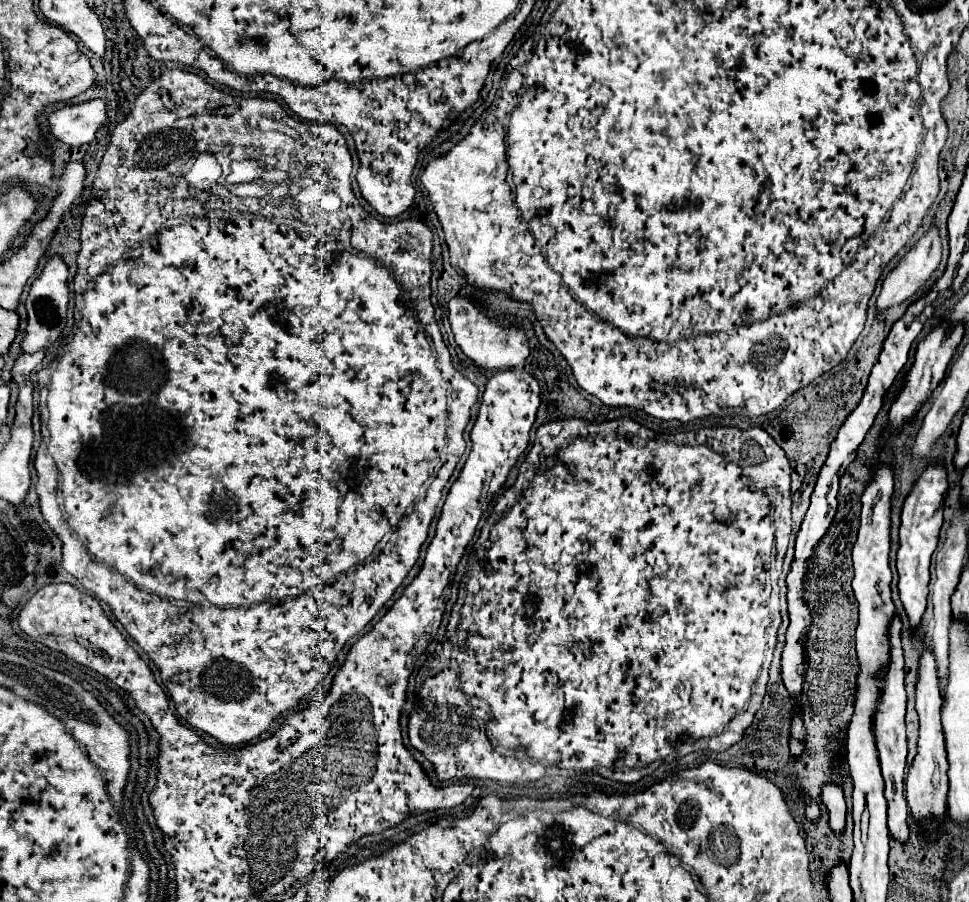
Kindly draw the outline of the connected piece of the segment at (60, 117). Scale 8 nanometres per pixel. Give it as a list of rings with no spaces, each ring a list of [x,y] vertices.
[[[90,100],[54,110],[48,116],[50,132],[68,146],[82,146],[94,140],[96,130],[106,122],[106,100]]]

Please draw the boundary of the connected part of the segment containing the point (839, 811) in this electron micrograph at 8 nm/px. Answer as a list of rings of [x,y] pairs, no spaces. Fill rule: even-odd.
[[[828,784],[826,788],[822,788],[822,802],[828,808],[832,830],[836,834],[842,834],[844,818],[846,818],[846,802],[844,802],[842,788],[838,784]]]

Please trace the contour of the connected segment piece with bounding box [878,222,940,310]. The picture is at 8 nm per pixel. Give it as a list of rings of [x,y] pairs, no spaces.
[[[932,222],[930,230],[914,244],[914,248],[904,254],[898,266],[882,282],[882,292],[878,296],[878,310],[896,306],[910,298],[940,264],[940,236]]]

